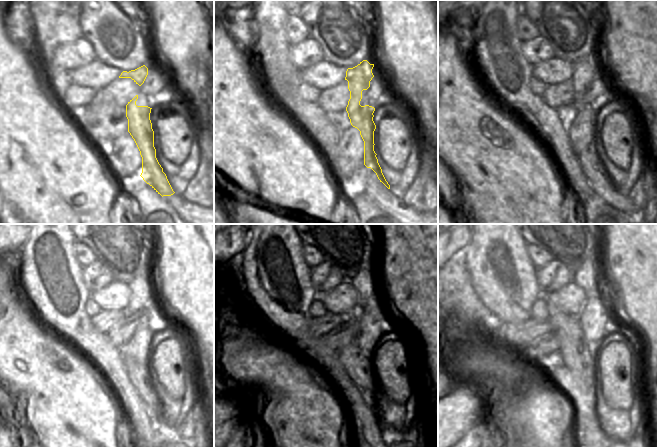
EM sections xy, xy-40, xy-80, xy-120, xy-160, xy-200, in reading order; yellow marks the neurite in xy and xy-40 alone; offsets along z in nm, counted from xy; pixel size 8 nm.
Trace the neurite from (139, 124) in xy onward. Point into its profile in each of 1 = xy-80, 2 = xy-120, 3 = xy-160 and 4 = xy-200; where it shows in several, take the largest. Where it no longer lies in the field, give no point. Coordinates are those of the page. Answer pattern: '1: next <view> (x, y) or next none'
1: next xy-80 (586, 69)
2: next xy-120 (140, 288)
3: next xy-160 (364, 282)
4: next xy-200 (586, 276)

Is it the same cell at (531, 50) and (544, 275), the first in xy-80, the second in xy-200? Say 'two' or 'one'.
one

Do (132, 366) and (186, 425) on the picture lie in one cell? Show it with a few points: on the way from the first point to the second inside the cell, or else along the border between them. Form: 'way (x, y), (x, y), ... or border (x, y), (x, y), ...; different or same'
border (173, 425), (180, 436); different

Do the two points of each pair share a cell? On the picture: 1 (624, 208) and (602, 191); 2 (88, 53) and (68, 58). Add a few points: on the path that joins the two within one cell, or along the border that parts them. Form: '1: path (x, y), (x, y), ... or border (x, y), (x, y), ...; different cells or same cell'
1: path (619, 203), (607, 192); same cell
2: path (83, 53), (73, 56); same cell

